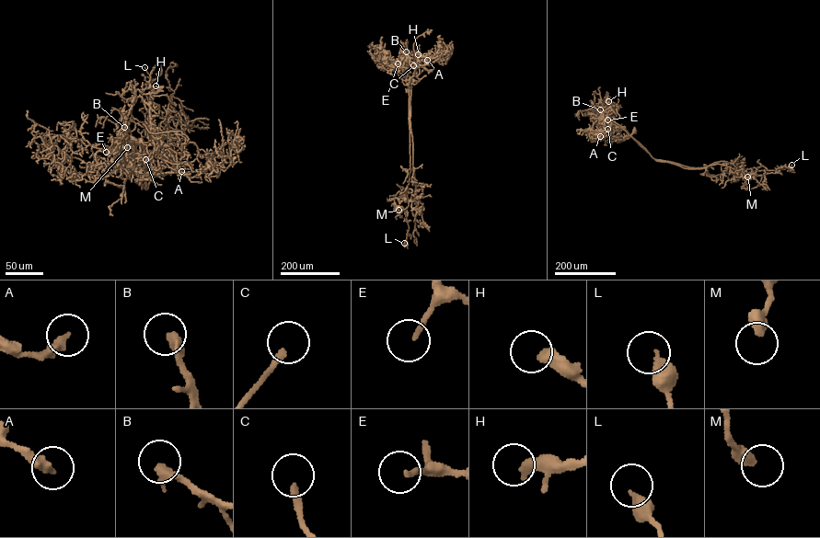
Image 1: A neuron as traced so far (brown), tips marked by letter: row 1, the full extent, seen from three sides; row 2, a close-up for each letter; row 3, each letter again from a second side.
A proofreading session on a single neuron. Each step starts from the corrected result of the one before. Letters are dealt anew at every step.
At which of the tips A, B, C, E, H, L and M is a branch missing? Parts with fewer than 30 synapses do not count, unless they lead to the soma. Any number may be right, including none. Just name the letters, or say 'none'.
B, C, E

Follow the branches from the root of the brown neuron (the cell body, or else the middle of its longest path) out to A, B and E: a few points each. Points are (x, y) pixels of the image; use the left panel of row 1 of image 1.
A: (133, 141), (141, 146), (137, 169), (139, 185), (141, 140), (146, 146), (155, 175), (175, 168), (181, 171)
B: (133, 141), (141, 146), (137, 169), (139, 185), (139, 144), (128, 142), (125, 136), (128, 130), (124, 127)
E: (133, 141), (141, 146), (137, 169), (139, 185), (139, 144), (124, 141), (99, 150), (106, 149), (106, 152)

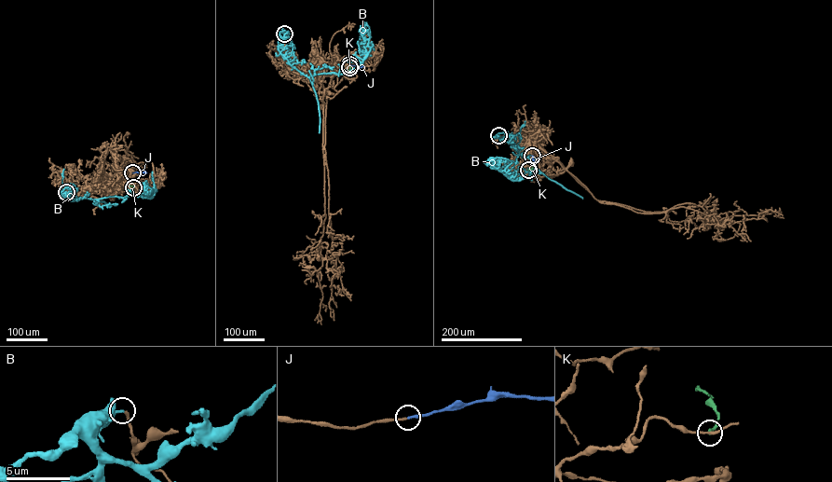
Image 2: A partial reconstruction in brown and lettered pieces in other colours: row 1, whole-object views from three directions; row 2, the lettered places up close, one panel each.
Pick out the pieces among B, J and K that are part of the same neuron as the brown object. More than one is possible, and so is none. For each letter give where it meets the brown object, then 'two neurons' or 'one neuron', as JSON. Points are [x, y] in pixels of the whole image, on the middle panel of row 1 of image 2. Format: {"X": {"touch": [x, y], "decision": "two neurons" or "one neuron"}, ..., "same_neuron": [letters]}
{"B": {"touch": [284, 34], "decision": "two neurons"}, "J": {"touch": [349, 64], "decision": "one neuron"}, "K": {"touch": [349, 67], "decision": "two neurons"}, "same_neuron": ["J"]}

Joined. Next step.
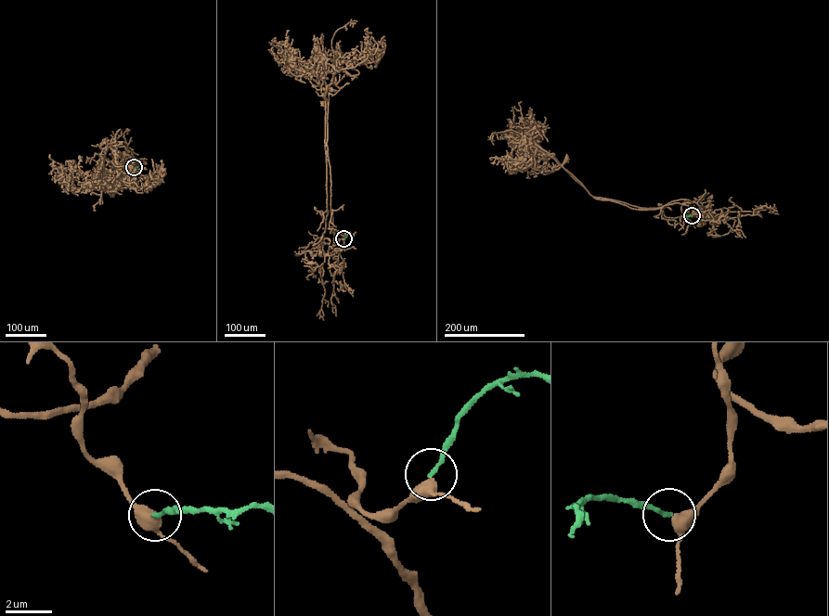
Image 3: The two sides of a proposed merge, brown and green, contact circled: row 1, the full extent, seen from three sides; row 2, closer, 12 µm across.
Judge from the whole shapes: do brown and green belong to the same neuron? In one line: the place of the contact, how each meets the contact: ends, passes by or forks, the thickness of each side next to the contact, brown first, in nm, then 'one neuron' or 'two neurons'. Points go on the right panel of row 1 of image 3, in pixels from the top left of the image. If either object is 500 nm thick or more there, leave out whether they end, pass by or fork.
at (692, 215); brown passes by; green ends there; 400 nm thick on the brown side, 190 nm on the other; two neurons

